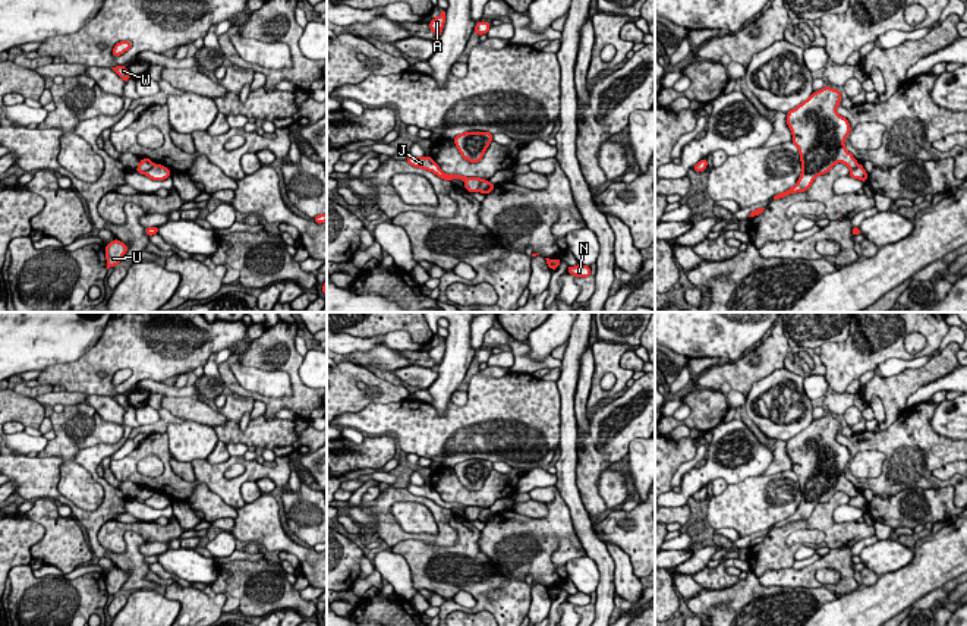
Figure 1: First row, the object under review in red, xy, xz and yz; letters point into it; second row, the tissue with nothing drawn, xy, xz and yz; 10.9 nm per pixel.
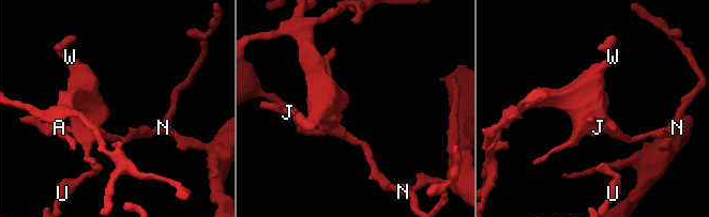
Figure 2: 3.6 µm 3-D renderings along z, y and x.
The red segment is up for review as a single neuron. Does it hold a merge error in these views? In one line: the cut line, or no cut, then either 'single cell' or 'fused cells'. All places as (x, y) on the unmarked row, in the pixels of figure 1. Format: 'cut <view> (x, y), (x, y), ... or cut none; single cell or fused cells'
cut xz (484, 507), (476, 518); fused cells

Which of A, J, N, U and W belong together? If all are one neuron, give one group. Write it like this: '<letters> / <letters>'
A W / J N U

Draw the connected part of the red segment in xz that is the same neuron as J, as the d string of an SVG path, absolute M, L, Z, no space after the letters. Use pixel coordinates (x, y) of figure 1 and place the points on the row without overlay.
M409 484L406 487L406 490L413 496L432 500L434 503L437 503L438 506L441 506L444 509L453 509L453 507L467 509L469 507L469 506L462 504L462 503L447 503L447 501L444 501L440 497L440 494L432 488L432 485L428 485L428 484L425 484L425 485L412 485L412 484Z

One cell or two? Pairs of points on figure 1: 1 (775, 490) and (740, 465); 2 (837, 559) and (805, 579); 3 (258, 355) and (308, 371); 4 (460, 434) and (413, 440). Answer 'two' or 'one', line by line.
1: two
2: one
3: two
4: one

